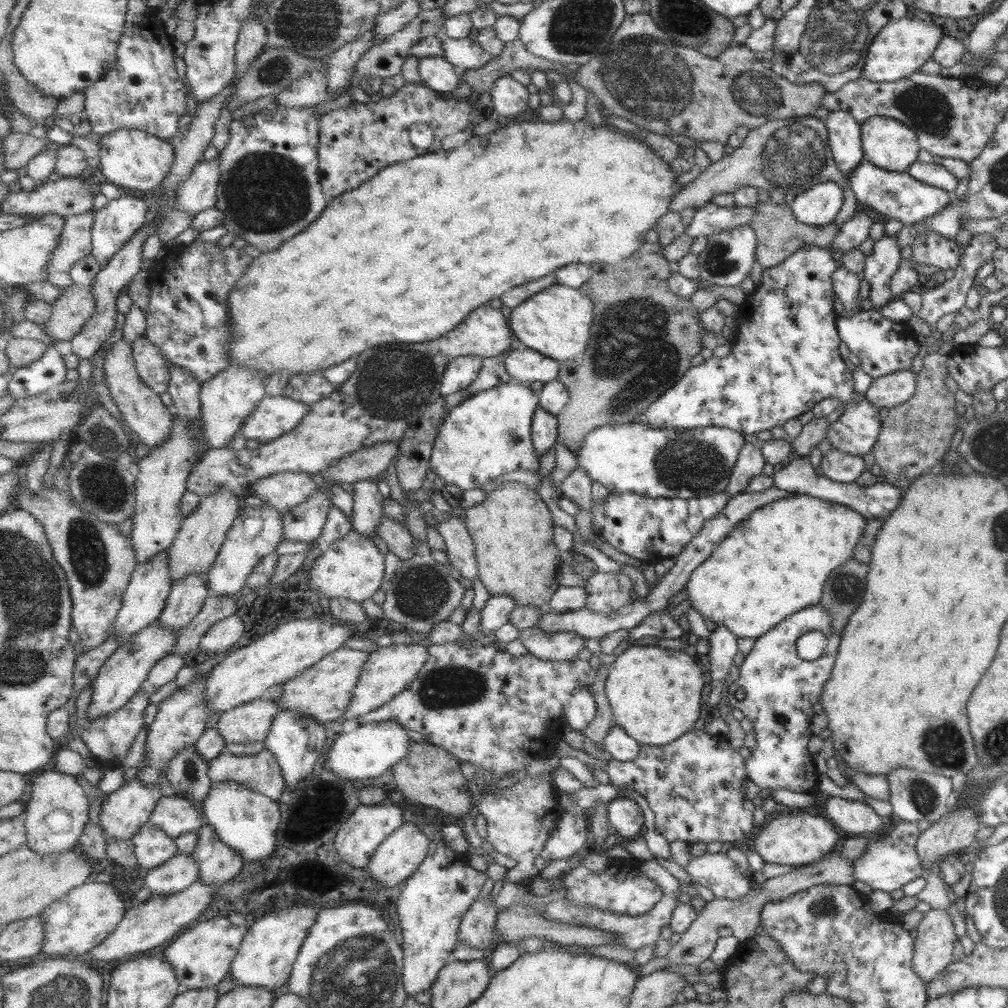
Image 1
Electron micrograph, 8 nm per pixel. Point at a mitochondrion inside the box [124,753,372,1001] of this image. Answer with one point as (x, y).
(191, 768)

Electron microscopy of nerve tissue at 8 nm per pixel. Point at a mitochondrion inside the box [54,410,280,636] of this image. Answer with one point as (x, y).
(85, 547)

